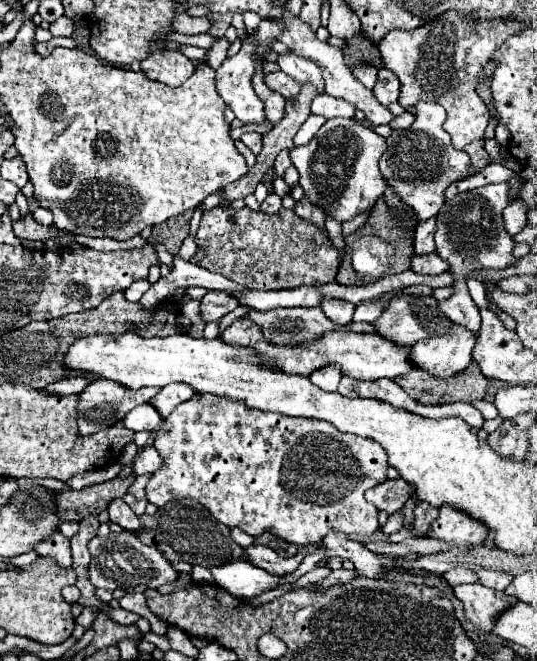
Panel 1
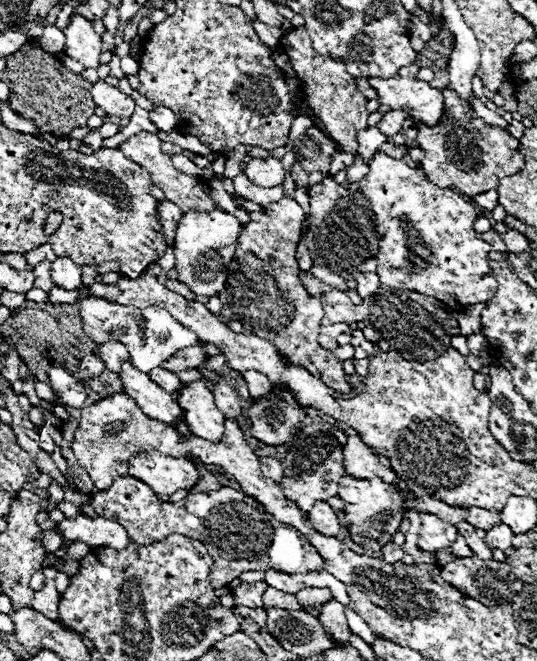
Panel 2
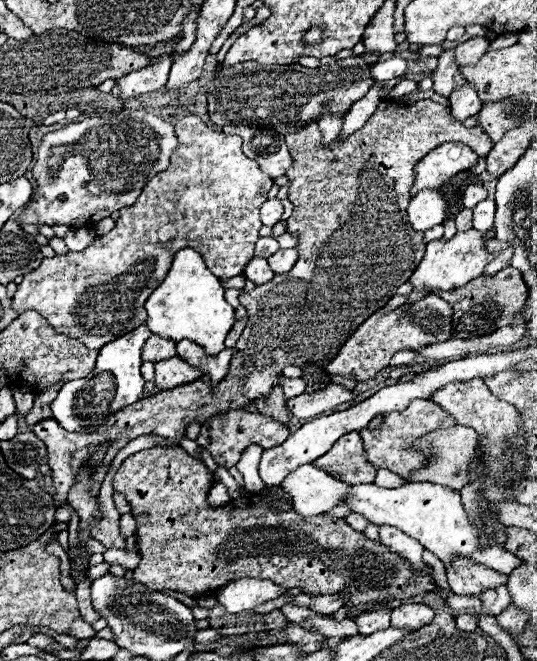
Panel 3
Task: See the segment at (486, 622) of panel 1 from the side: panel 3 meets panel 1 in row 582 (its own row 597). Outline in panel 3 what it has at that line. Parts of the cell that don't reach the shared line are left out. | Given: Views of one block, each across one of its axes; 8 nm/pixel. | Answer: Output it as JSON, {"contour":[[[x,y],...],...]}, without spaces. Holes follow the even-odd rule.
{"contour":[[[458,558],[448,570],[448,584],[450,590],[458,596],[476,596],[480,598],[482,592],[494,590],[498,586],[508,584],[508,576],[494,572],[490,568],[482,568],[476,564],[470,564],[466,558]]]}

